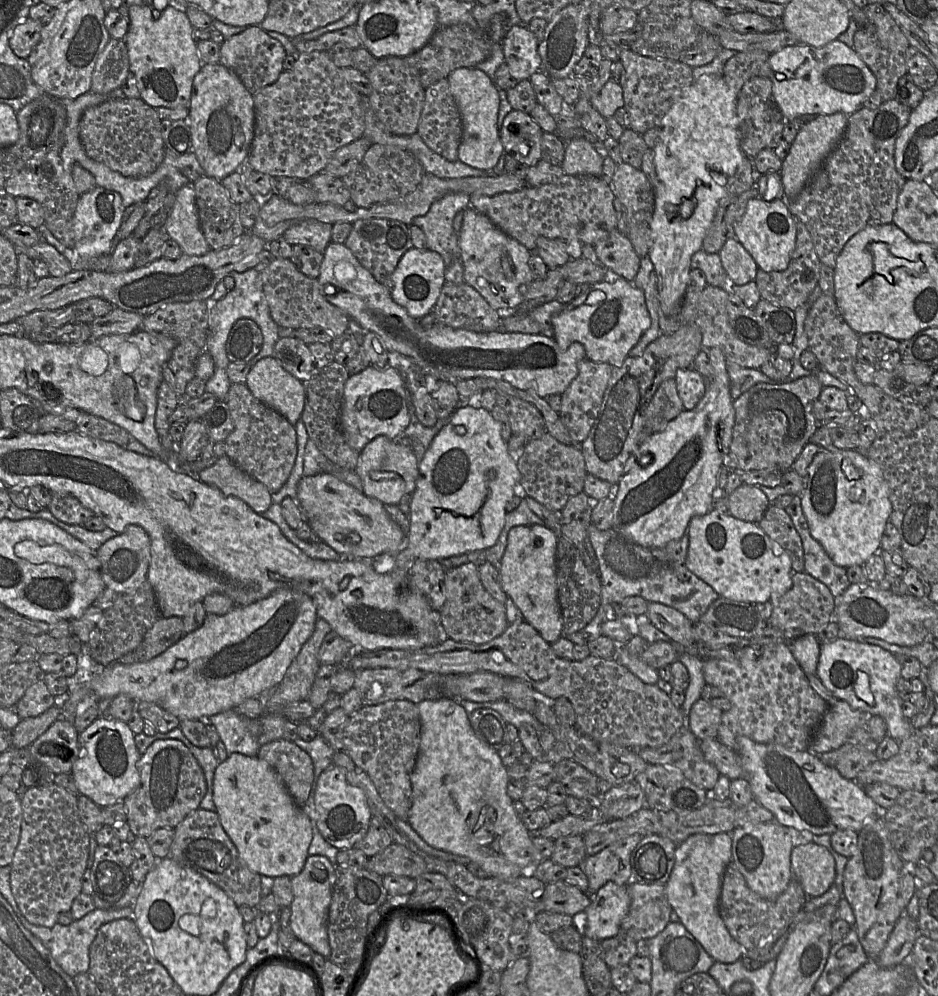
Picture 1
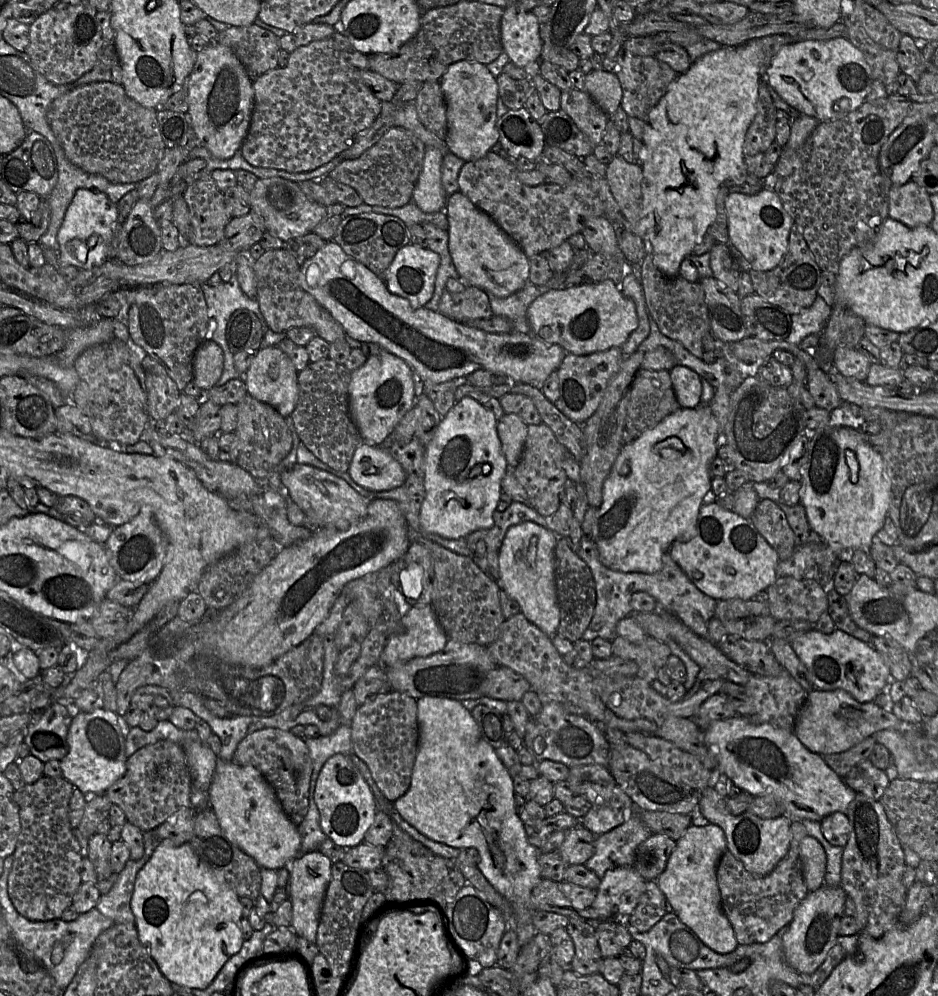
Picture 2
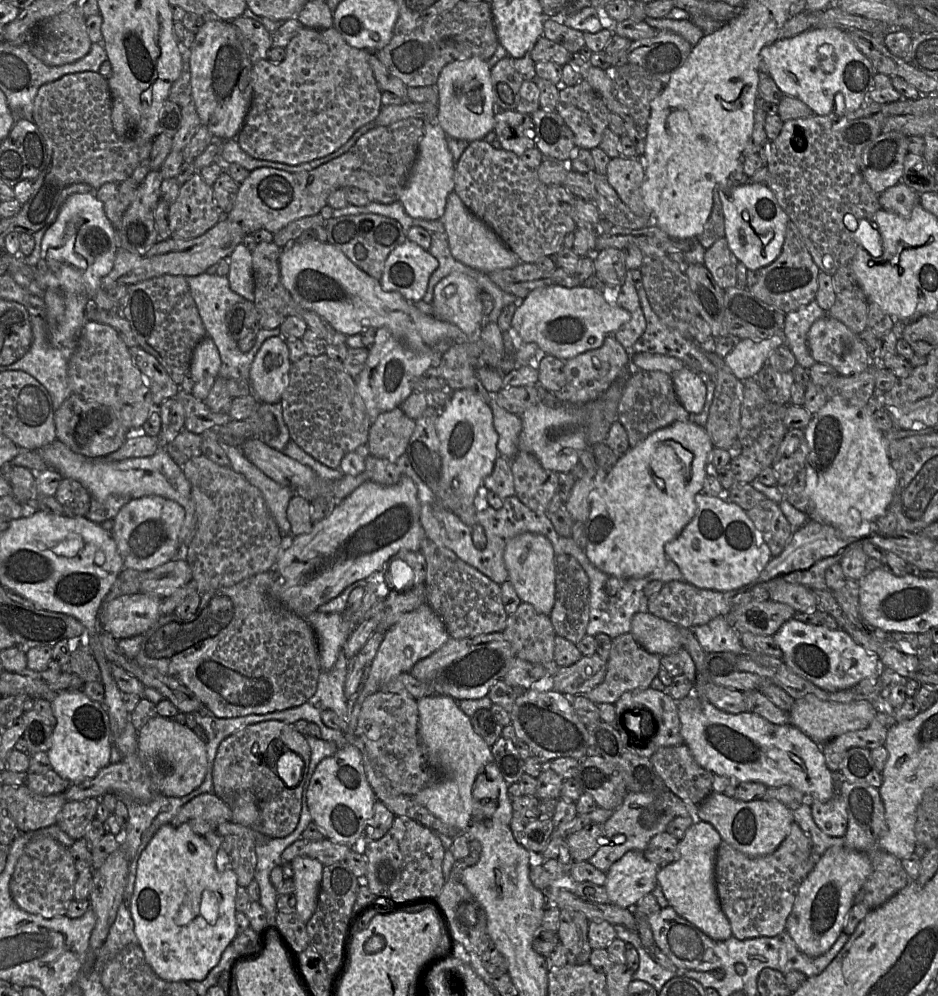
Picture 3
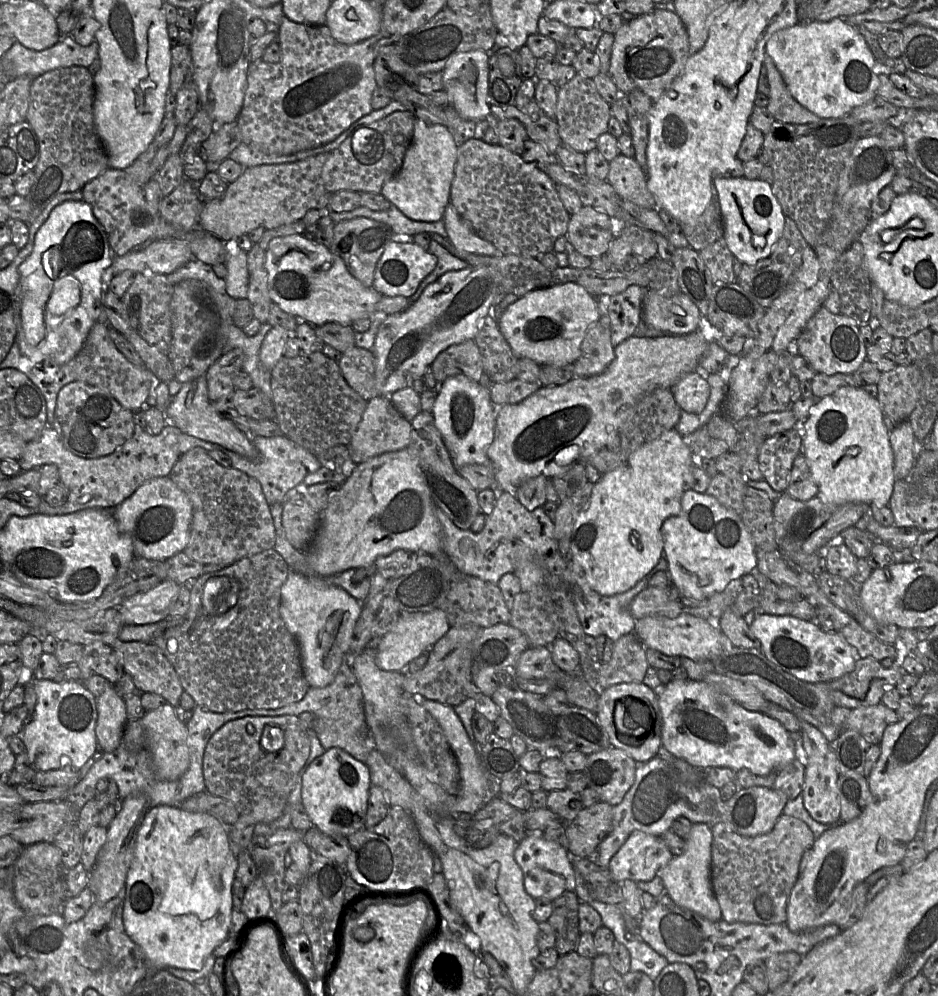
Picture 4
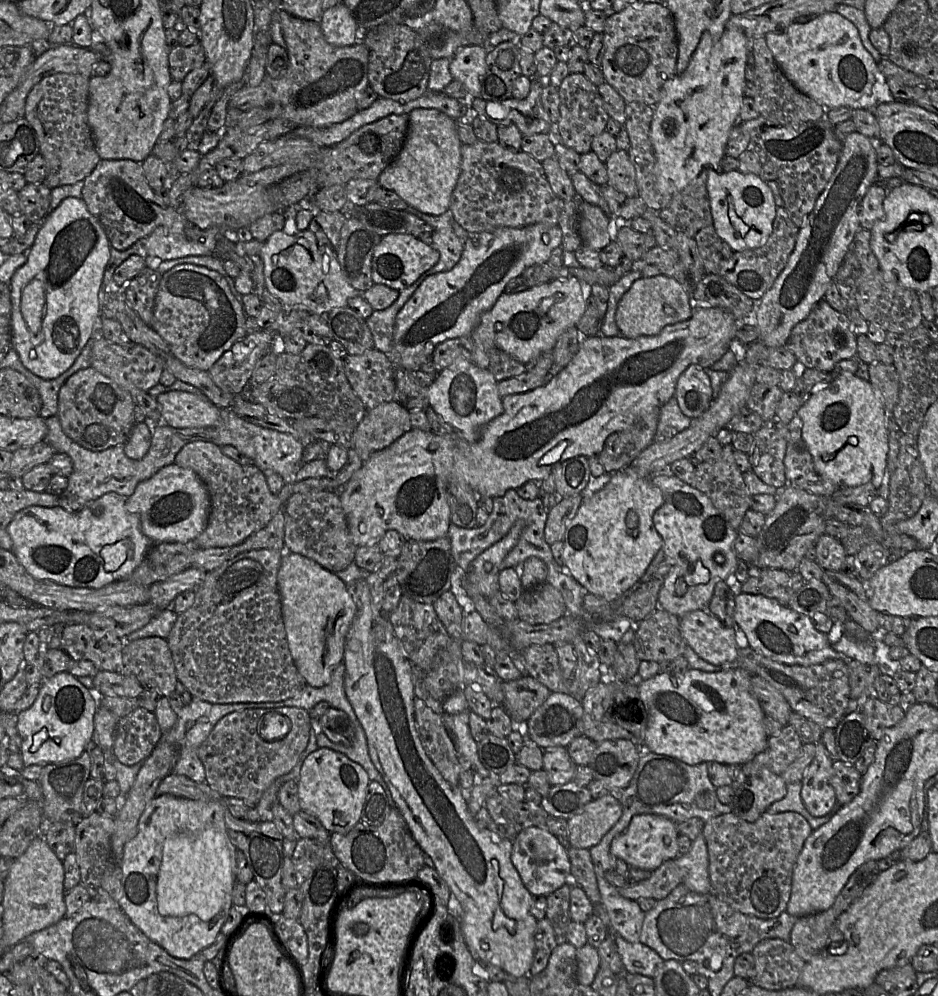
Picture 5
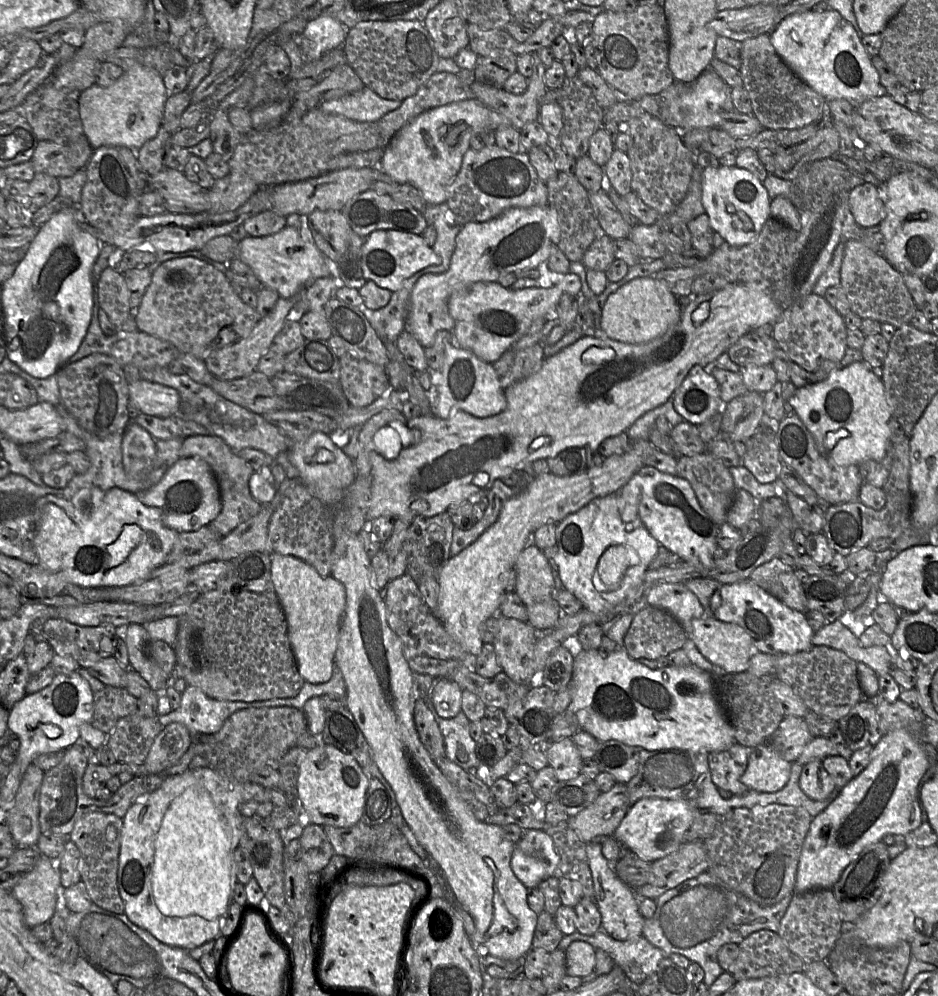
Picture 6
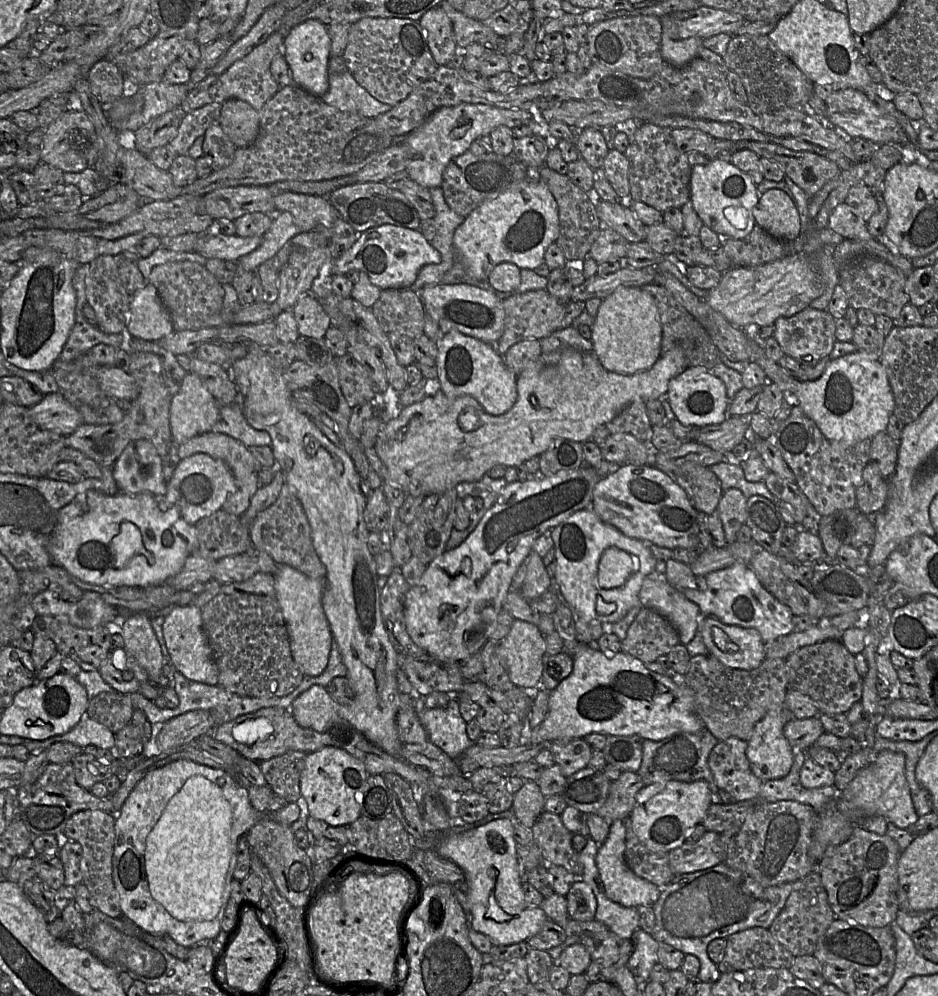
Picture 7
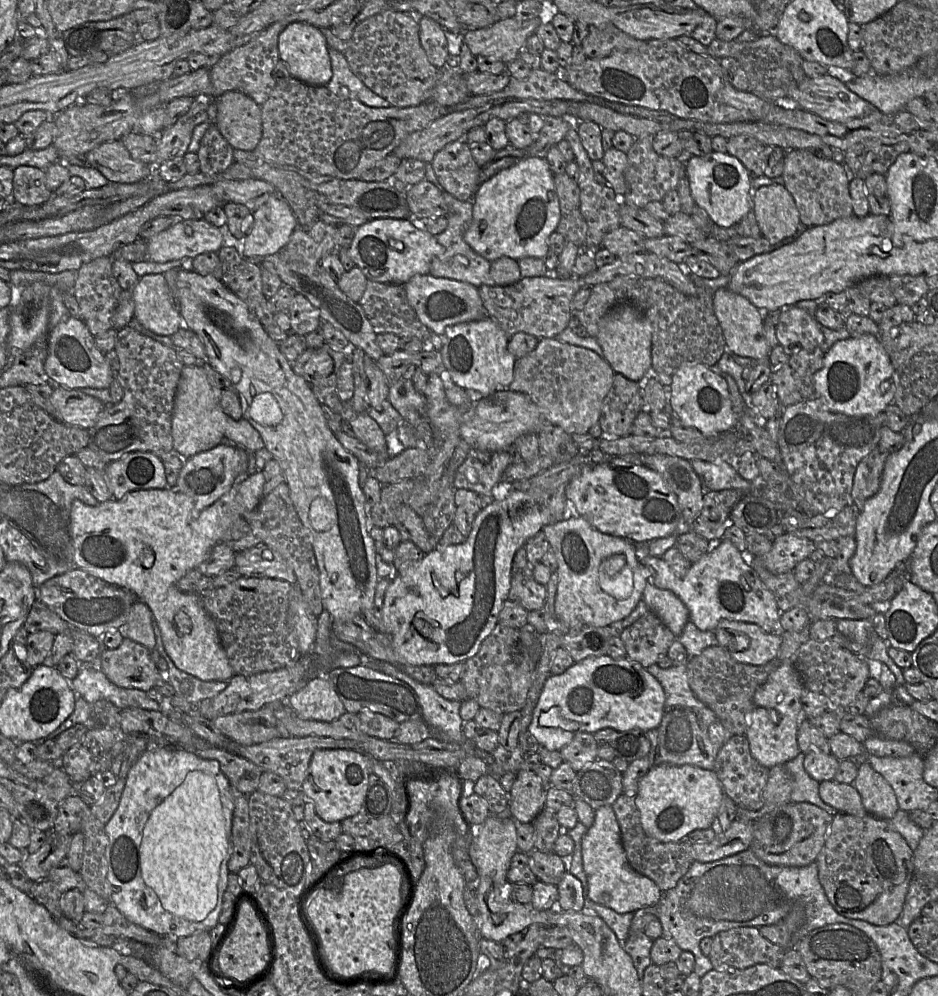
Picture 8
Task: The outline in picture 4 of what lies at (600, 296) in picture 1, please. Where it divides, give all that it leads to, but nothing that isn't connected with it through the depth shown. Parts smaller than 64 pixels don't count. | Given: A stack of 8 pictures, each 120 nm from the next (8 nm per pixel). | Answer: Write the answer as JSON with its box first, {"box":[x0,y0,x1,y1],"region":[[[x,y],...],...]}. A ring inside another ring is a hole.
{"box":[498,282,599,366],"region":[[[570,282],[528,292],[500,315],[498,325],[518,358],[528,358],[539,365],[563,366],[579,358],[586,331],[599,317],[599,299]]]}

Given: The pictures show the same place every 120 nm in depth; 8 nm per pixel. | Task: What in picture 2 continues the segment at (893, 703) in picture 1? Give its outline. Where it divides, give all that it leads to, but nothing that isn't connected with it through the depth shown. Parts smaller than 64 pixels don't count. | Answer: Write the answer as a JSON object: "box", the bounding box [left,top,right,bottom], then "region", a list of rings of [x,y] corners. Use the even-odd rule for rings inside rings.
{"box":[790,629,890,703],"region":[[[812,629],[795,637],[790,644],[818,689],[842,689],[858,702],[867,703],[873,702],[890,682],[890,670],[882,655],[870,643],[840,629],[831,634]]]}

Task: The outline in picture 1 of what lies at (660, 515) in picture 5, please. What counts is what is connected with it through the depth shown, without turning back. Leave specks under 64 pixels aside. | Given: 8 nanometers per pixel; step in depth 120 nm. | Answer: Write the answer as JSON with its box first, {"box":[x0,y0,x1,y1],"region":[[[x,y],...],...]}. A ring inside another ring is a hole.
{"box":[687,508,794,603],"region":[[[711,508],[705,515],[695,516],[690,520],[687,534],[687,568],[711,586],[720,597],[746,603],[761,603],[775,601],[791,588],[794,572],[788,552],[772,540],[758,524],[737,519],[730,513],[722,513]]]}

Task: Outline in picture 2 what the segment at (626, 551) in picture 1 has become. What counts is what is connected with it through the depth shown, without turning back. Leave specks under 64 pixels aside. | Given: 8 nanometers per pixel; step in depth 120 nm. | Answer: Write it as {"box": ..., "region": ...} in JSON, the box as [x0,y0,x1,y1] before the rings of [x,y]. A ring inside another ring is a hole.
{"box":[578,534,717,642],"region":[[[583,534],[578,556],[589,566],[596,584],[597,600],[594,615],[584,631],[582,639],[591,642],[596,637],[612,640],[616,635],[617,623],[633,613],[632,595],[647,592],[657,601],[657,610],[677,616],[696,635],[708,638],[708,623],[715,615],[717,600],[699,590],[681,567],[672,559],[669,550],[663,555],[663,566],[655,573],[621,572],[605,566],[599,556],[595,541]]]}

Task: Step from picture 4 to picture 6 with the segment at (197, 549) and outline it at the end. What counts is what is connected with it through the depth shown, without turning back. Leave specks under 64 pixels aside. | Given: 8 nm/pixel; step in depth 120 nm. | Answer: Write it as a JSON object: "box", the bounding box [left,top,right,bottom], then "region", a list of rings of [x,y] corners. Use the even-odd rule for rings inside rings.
{"box":[179,435,263,538],"region":[[[214,435],[189,436],[184,438],[179,455],[180,458],[201,458],[211,467],[219,484],[222,508],[216,519],[209,525],[221,538],[260,512],[263,505],[257,502],[250,490],[250,479],[255,470],[222,438]]]}

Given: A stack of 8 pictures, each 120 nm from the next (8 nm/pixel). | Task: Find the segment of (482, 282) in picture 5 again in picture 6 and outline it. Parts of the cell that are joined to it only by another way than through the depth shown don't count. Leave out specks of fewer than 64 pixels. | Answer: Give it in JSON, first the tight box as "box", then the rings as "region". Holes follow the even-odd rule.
{"box":[405,204,560,348],"region":[[[549,204],[527,208],[513,207],[485,221],[462,226],[456,237],[449,269],[441,274],[426,274],[415,284],[410,298],[405,330],[427,348],[438,331],[452,331],[454,320],[448,309],[450,296],[476,282],[497,282],[506,273],[537,268],[546,262],[551,248],[560,240],[556,210]]]}

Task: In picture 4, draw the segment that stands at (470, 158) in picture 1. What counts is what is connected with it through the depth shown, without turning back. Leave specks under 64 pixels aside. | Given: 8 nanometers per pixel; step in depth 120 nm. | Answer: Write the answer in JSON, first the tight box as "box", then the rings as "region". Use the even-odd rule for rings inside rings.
{"box":[443,50,491,121],"region":[[[473,50],[454,56],[446,65],[443,74],[443,90],[447,93],[450,105],[464,119],[480,121],[491,119],[491,109],[487,102],[489,81],[488,52]]]}

